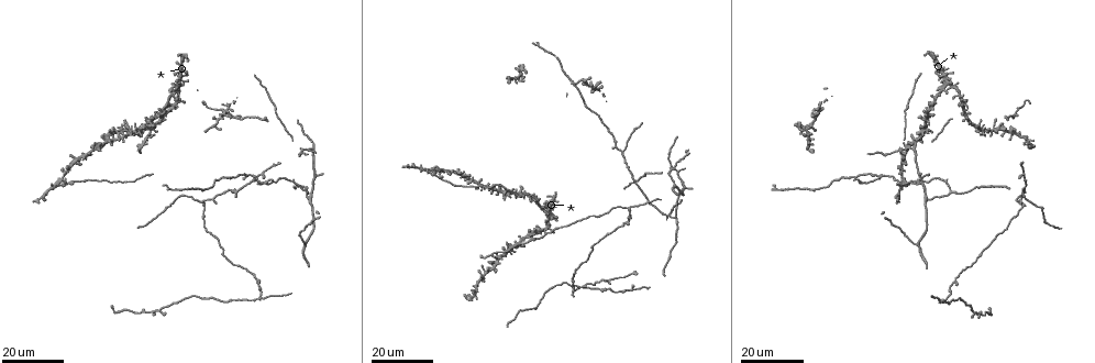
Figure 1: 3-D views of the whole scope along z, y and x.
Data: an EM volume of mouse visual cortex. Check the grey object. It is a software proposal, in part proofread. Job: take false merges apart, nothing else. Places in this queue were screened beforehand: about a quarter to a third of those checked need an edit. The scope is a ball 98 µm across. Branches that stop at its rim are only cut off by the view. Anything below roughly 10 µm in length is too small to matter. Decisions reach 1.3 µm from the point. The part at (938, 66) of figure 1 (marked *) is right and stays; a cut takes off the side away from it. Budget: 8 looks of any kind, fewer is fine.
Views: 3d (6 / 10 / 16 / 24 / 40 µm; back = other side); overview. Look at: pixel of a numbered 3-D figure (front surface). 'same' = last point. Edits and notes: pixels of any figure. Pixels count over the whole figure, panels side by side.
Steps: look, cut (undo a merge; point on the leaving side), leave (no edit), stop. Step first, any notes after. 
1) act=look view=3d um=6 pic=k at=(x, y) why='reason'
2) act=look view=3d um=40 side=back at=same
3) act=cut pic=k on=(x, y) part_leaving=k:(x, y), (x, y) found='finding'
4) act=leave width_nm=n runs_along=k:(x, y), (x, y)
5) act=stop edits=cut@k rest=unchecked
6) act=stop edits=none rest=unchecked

act=look view=3d um=24 pic=1 at=(961, 100)

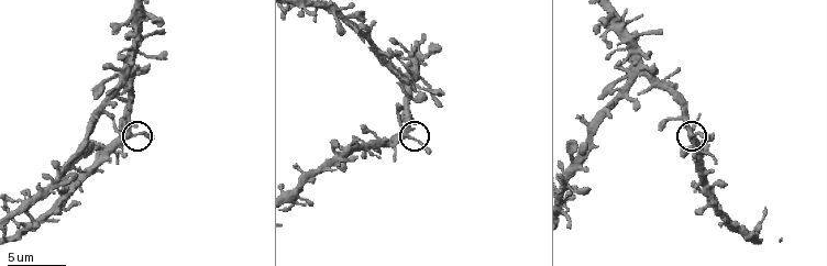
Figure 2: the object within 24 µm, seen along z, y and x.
act=look view=3d um=10 pic=2 at=(132, 135) why='closer look'

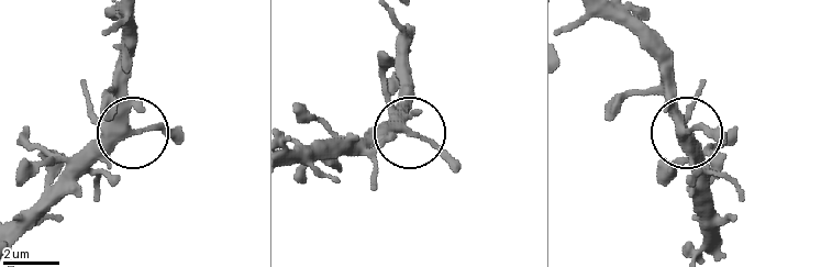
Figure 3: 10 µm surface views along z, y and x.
act=leave runs_along=3:(621, 18), (658, 67), (691, 153), (739, 186) found='continuous, no second neuron'

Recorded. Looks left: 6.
act=look view=3d um=16 pic=1 at=(950, 190) why='three arms meet'

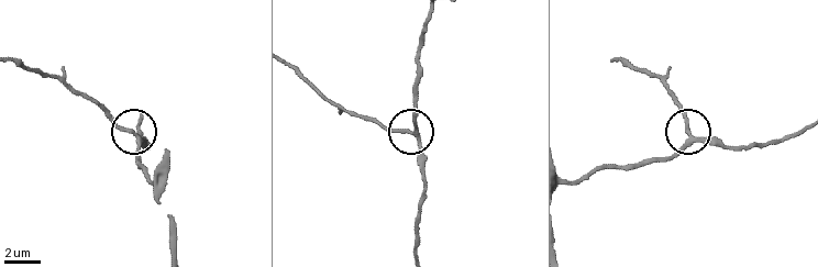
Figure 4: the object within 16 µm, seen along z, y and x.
act=look view=3d um=10 pic=4 at=(138, 137)

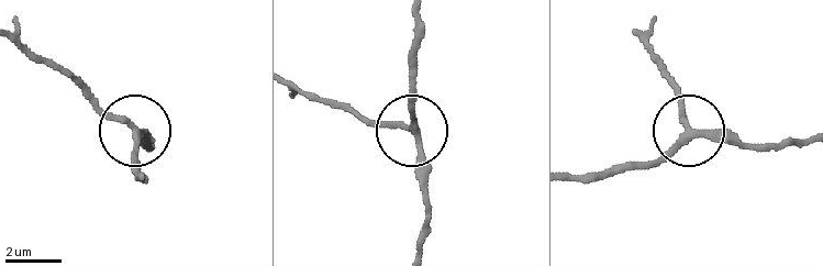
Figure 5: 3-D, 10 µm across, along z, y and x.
act=leave width_nm=220 runs_along=5:(571, 181), (649, 165), (692, 132), (775, 145) found='continuous, no second neuron'

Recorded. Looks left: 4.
act=look view=3d um=24 pic=1 at=(214, 182)

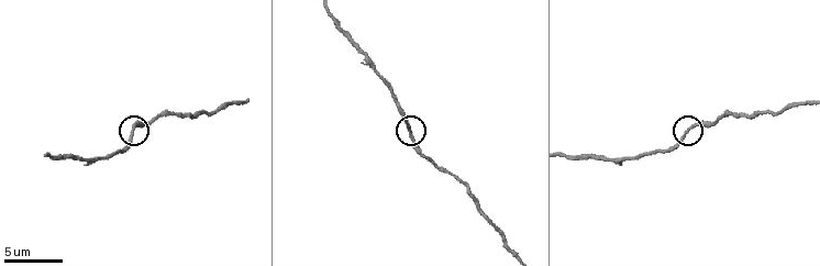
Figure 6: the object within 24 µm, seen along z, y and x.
act=look view=3d um=6 pic=6 at=(692, 127)

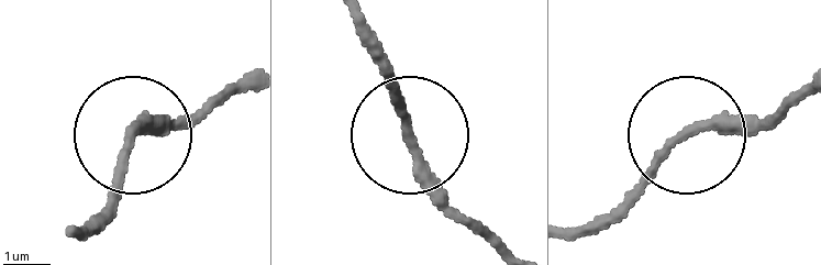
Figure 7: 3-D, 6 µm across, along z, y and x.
act=leave width_nm=200 runs_along=7:(495, 247), (432, 177), (397, 83), (353, 15) found='continuous, no second neuron'

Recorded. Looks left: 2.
act=look view=3d um=24 pic=1 at=(201, 201) why='three arms meet'

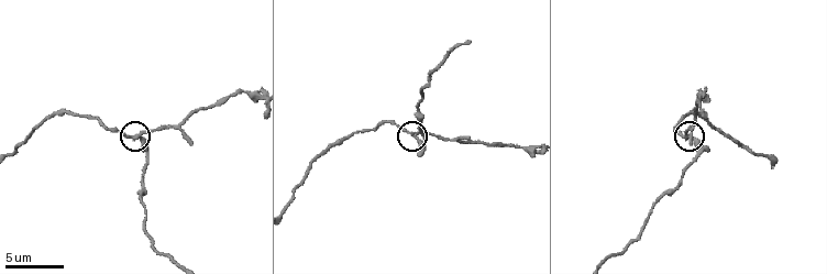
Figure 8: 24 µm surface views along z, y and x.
act=look view=3d um=10 pic=8 at=(141, 135)

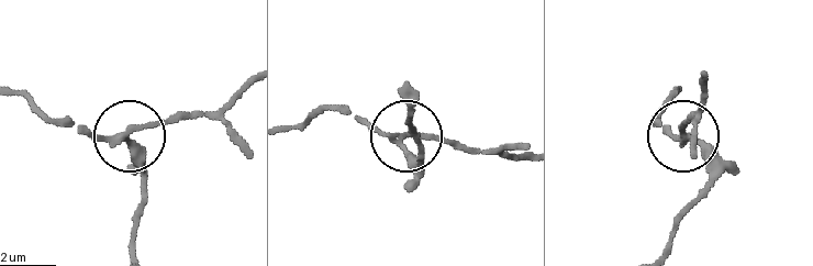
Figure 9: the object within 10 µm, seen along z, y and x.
act=cut pic=9 on=(156, 125) width_nm=200 found='two neurons meet here'

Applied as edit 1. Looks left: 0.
act=stop edits=cut@9 rest=unchecked

